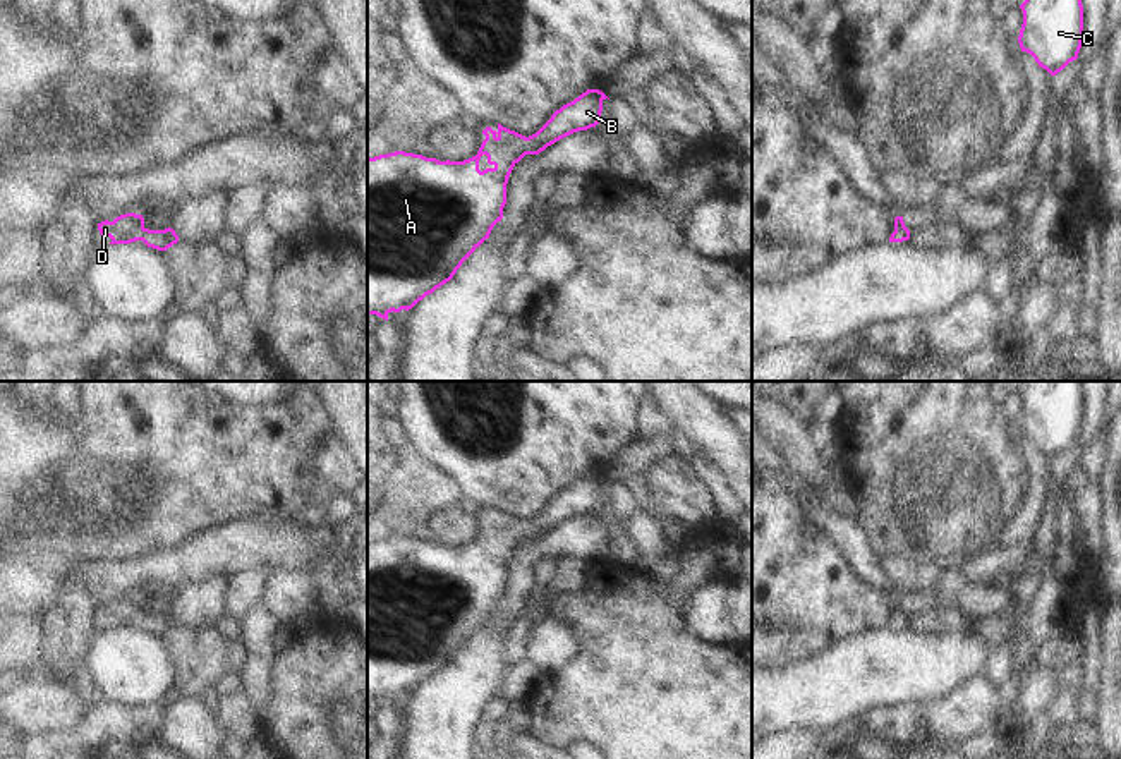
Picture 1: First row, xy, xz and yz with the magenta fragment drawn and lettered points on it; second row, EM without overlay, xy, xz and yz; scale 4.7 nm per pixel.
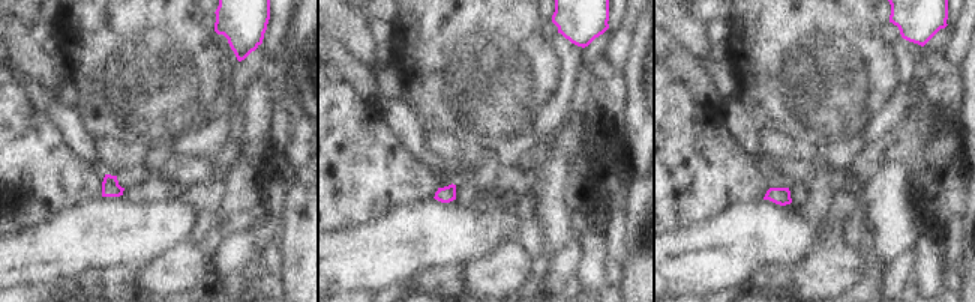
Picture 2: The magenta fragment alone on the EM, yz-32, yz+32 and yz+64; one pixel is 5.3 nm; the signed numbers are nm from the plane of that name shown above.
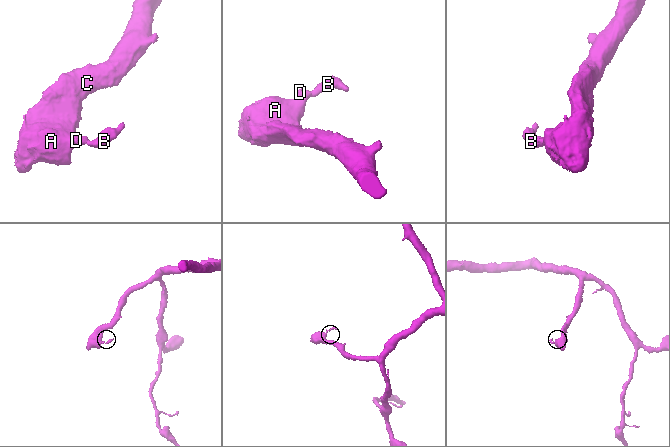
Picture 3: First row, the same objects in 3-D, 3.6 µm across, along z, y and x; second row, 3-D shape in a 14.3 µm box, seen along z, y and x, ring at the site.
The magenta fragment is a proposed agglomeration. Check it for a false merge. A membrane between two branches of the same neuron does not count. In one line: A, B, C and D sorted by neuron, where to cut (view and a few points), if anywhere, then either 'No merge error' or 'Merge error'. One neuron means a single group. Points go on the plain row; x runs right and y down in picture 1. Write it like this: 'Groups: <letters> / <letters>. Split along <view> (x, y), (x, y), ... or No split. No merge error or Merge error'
Groups: A B C D. No split. No merge error.

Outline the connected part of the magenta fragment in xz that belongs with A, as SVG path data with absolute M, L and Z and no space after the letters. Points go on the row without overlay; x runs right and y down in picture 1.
M587 474L529 522L501 508L496 515L486 512L477 539L464 546L439 546L405 536L367 543L367 699L388 706L391 695L409 695L450 666L501 606L513 551L525 539L539 539L573 517L596 512L606 483L599 474Z

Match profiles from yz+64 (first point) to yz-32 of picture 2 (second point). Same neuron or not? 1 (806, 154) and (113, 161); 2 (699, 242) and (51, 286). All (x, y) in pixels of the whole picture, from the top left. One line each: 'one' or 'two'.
1: one
2: two

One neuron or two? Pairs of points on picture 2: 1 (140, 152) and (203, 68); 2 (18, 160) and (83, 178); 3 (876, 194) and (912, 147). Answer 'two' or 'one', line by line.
1: two
2: one
3: two

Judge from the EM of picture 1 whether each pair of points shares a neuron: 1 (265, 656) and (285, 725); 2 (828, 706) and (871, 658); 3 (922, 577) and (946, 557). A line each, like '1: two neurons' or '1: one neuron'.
1: two neurons
2: one neuron
3: two neurons

